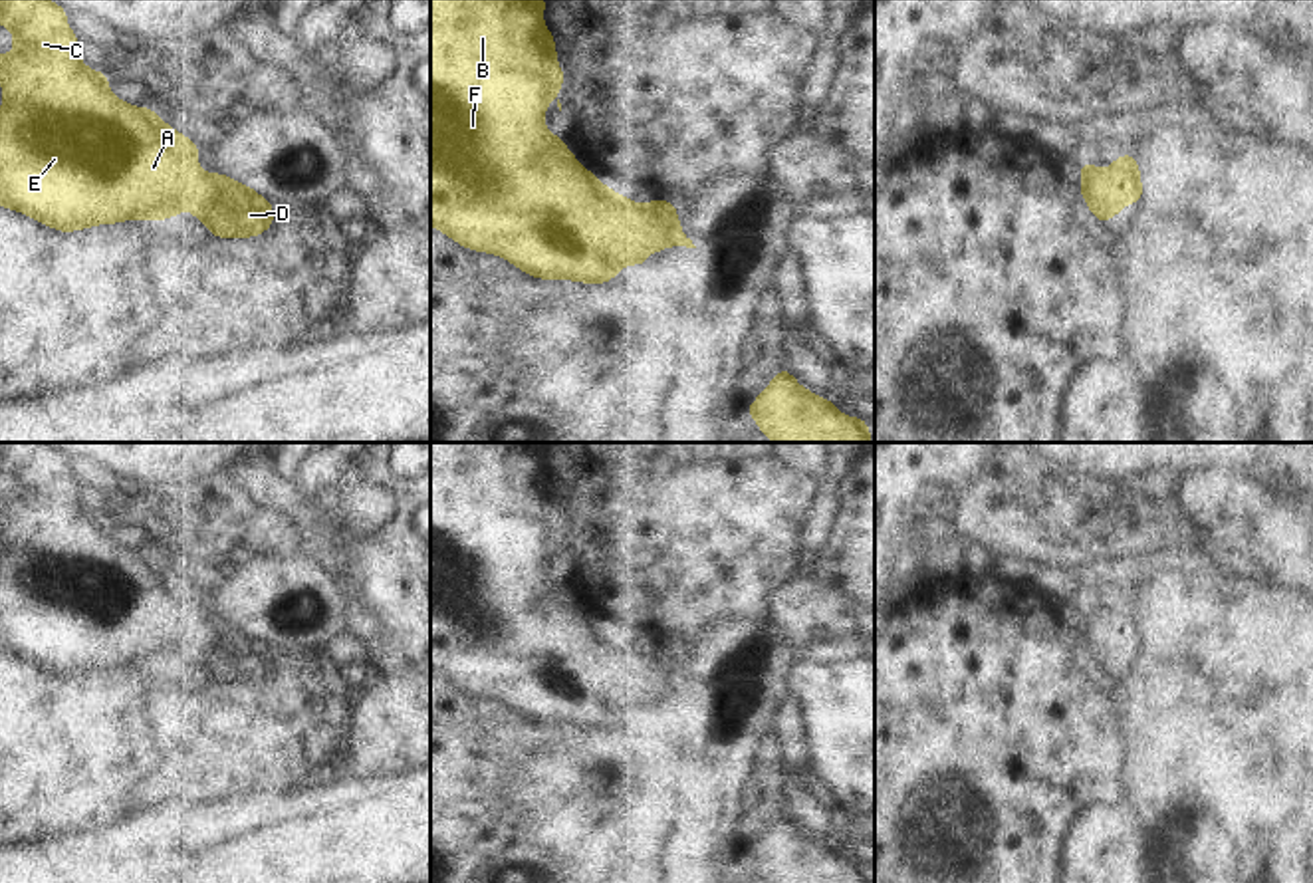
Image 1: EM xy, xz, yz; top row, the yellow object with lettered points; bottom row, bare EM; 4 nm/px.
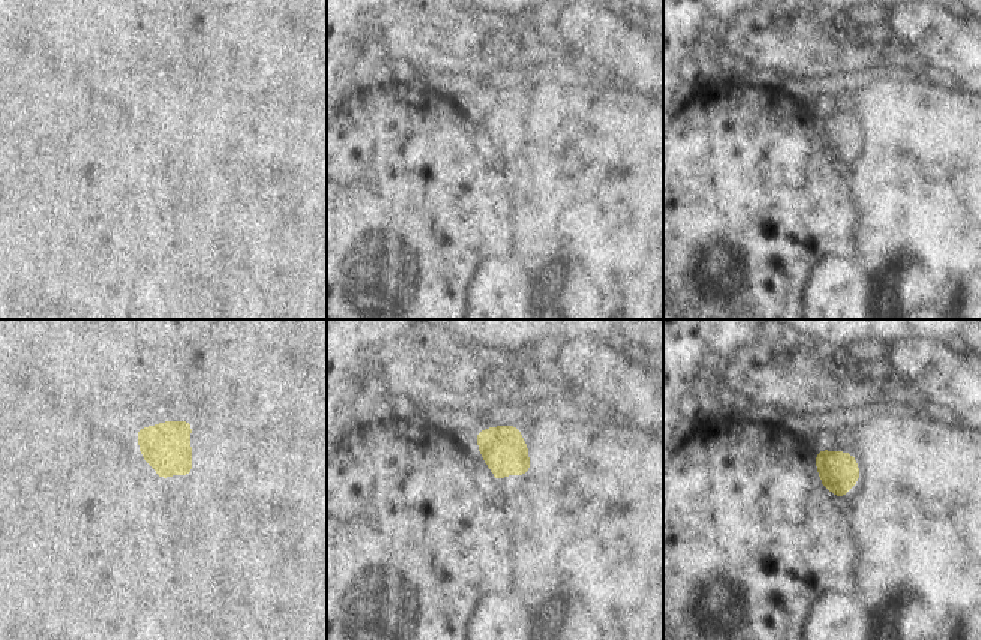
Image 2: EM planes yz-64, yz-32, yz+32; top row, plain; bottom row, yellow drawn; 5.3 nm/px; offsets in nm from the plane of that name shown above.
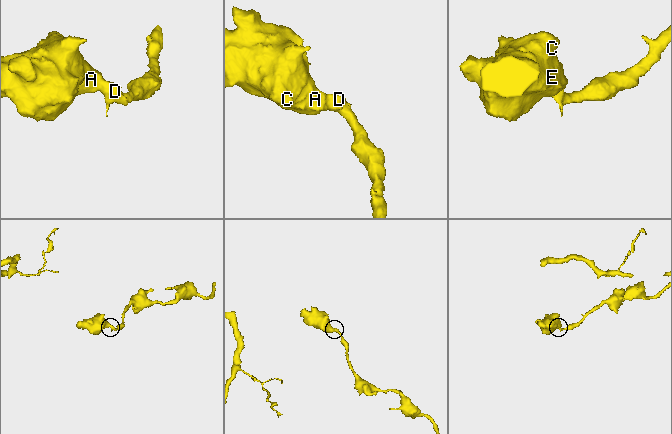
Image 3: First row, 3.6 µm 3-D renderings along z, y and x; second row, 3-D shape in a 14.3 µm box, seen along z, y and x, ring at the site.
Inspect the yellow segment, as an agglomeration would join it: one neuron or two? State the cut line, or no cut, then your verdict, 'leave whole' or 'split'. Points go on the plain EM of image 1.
no cut; leave whole

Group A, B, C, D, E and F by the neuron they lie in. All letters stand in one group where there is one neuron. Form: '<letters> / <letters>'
A B C D E F

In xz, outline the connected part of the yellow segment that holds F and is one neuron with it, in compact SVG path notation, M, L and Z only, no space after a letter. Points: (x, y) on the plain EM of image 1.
M430 442L430 671L456 689L500 700L520 716L537 724L571 724L581 728L607 728L627 708L643 710L653 696L670 691L696 693L680 675L680 663L672 645L647 645L639 649L605 631L587 611L575 605L575 597L561 587L561 579L545 575L547 548L561 536L565 516L557 510L553 478L543 468L543 442Z

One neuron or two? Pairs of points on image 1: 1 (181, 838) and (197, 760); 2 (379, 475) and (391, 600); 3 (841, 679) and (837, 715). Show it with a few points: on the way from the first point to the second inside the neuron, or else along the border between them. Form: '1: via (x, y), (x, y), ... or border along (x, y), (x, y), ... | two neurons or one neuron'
1: border along (235, 794), (223, 802), (153, 802), (143, 810) | two neurons
2: via (401, 503), (397, 568) | one neuron
3: via (841, 687), (841, 707) | one neuron

